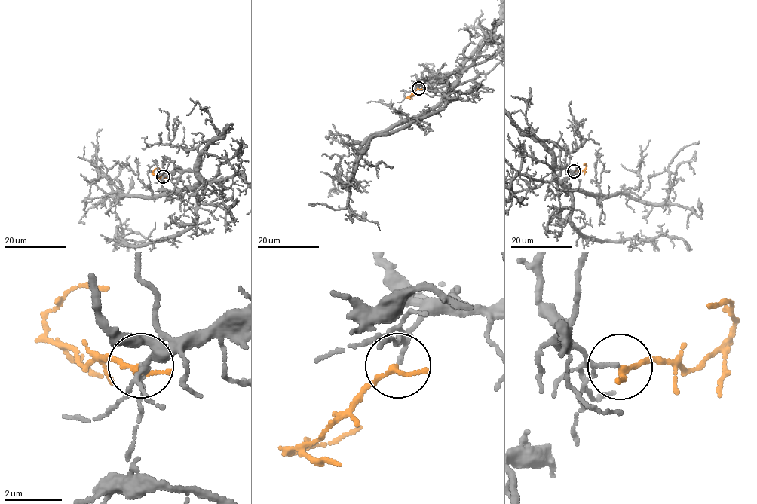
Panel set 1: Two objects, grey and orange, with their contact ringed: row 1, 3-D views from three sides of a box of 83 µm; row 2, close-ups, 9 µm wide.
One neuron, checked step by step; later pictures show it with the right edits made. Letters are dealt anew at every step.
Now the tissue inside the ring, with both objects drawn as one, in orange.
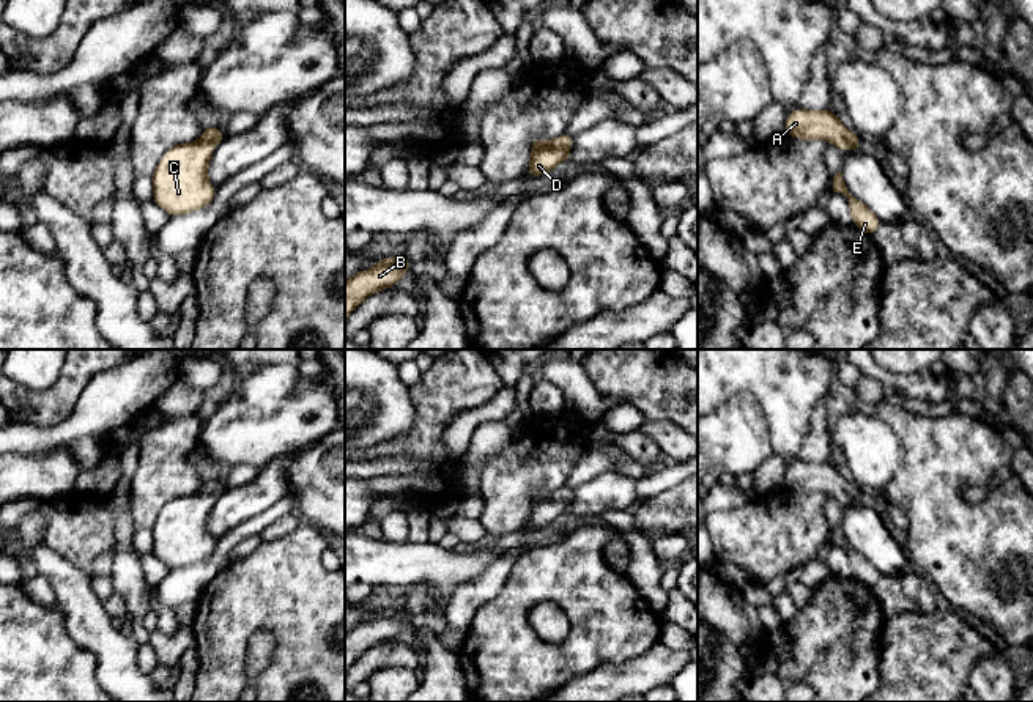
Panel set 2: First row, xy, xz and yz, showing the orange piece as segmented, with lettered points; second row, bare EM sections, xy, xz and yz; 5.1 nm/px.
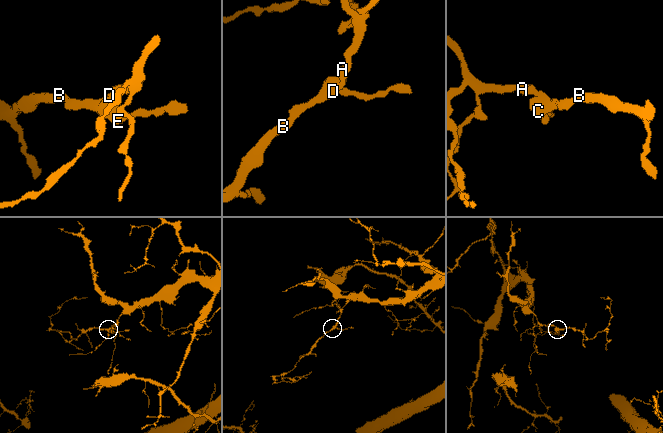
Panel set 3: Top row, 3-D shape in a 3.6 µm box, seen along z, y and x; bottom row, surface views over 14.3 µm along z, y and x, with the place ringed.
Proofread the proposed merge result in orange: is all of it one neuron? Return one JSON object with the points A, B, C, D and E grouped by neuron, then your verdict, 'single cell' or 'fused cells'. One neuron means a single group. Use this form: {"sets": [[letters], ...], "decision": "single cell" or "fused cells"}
{"sets": [["A", "B", "C", "D", "E"]], "decision": "single cell"}

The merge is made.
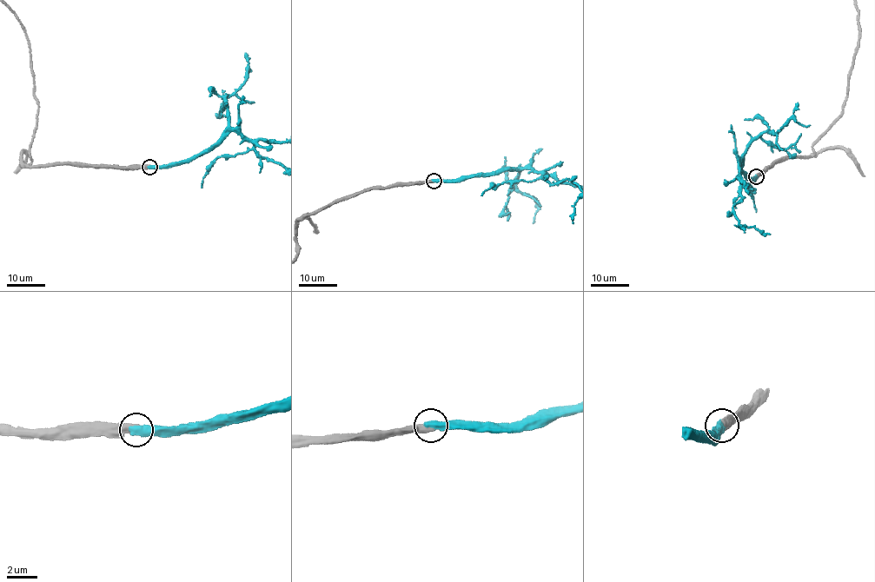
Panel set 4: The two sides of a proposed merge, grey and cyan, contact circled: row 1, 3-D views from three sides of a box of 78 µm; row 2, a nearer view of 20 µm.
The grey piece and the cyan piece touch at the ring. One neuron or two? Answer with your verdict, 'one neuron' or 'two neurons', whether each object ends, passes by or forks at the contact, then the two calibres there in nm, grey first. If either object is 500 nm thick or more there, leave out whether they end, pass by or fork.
one neuron | 550/550 nm

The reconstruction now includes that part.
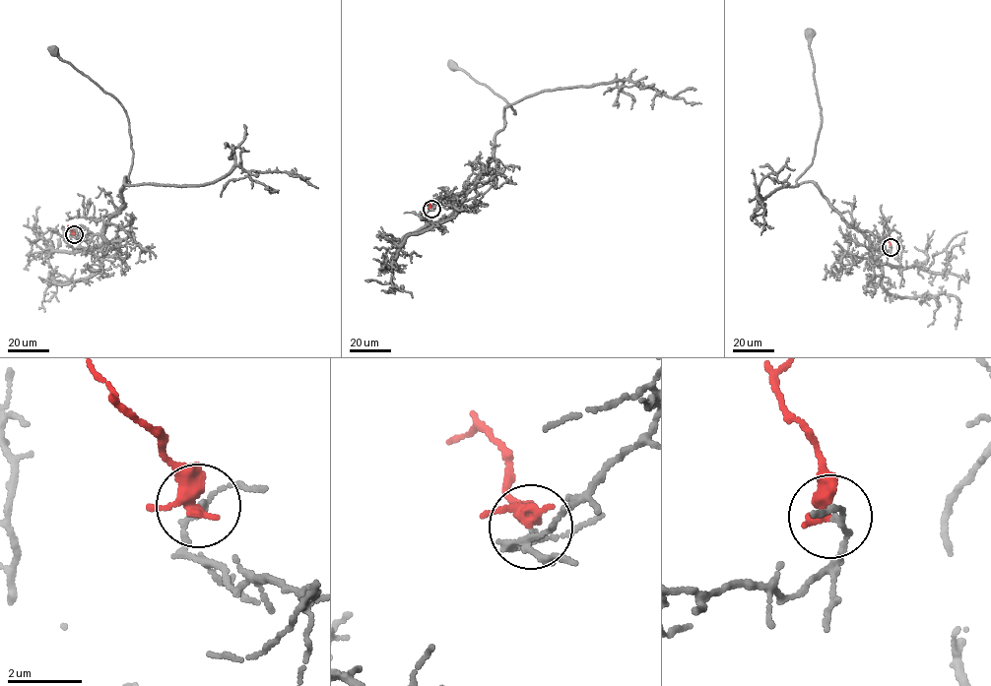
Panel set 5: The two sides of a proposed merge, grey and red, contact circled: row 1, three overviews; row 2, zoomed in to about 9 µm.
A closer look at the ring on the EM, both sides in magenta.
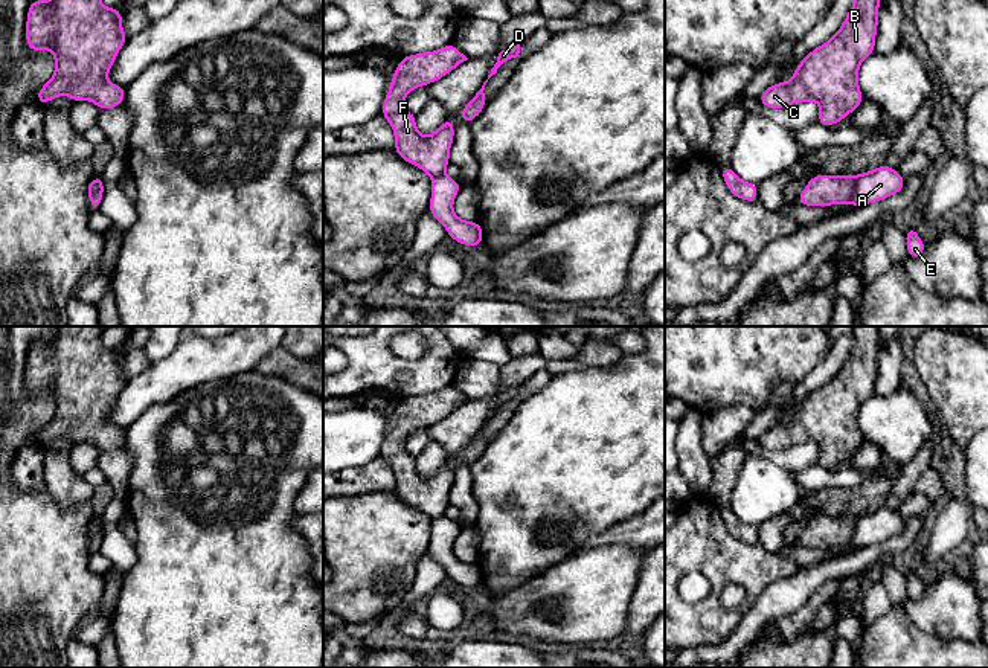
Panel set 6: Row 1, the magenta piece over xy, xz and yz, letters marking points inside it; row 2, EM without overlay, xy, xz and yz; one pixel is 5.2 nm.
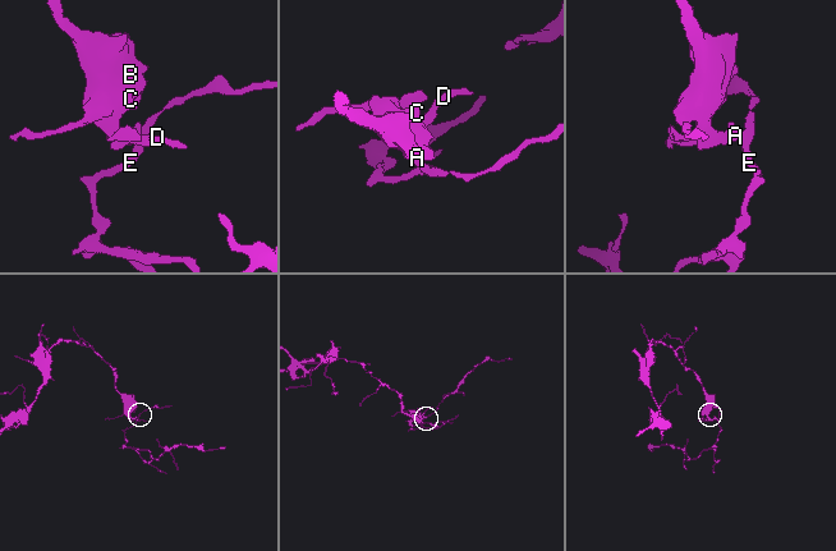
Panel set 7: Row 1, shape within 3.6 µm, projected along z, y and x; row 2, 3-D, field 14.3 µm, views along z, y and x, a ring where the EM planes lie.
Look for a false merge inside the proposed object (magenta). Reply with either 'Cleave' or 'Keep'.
Cleave

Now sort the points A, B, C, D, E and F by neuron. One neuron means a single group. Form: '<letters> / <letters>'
A E / B C D F

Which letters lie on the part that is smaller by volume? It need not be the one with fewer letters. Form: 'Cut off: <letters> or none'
Cut off: A, E

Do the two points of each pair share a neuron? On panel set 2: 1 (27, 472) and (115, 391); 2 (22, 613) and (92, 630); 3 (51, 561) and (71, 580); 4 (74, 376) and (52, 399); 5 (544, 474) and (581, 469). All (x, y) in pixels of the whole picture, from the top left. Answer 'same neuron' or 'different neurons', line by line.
1: different neurons
2: different neurons
3: same neuron
4: same neuron
5: different neurons

